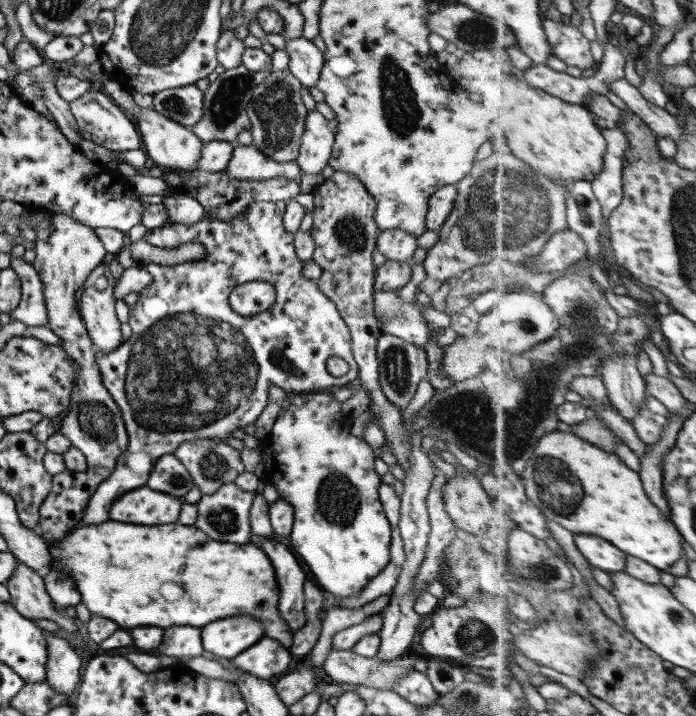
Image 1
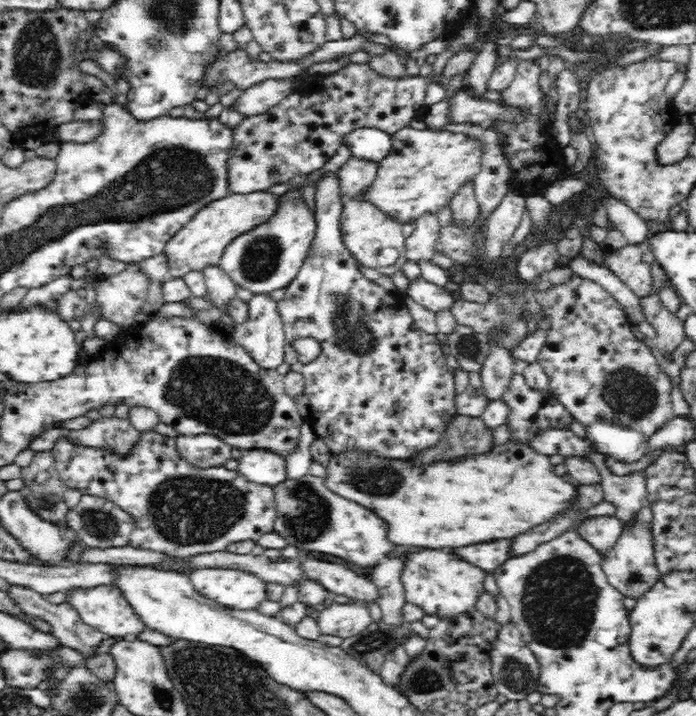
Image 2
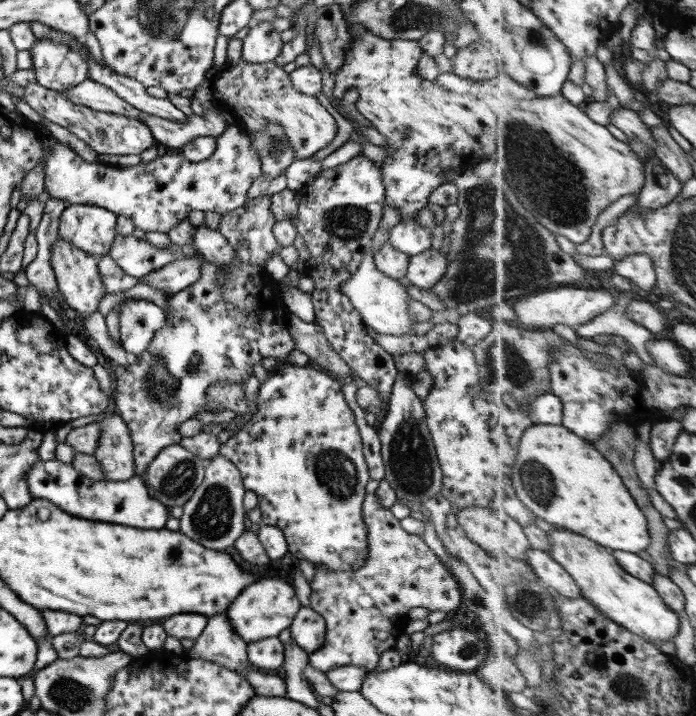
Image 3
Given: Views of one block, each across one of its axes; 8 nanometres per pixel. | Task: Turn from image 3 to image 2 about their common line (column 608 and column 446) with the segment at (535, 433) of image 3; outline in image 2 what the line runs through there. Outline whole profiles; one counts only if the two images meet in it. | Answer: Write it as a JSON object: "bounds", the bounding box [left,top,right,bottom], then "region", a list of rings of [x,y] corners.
{"bounds":[323,439,575,550],"region":[[[509,439],[503,444],[497,444],[488,452],[474,455],[465,455],[464,458],[456,458],[456,460],[438,459],[436,461],[429,462],[428,465],[418,465],[417,460],[404,459],[404,458],[390,458],[378,455],[376,451],[364,450],[364,449],[343,449],[340,453],[332,453],[328,464],[326,464],[326,478],[323,482],[326,482],[326,486],[340,494],[342,498],[350,500],[350,502],[356,502],[368,510],[372,510],[380,520],[384,520],[386,524],[386,530],[384,530],[384,537],[386,541],[391,545],[398,546],[430,546],[436,548],[452,548],[458,550],[461,546],[468,546],[472,544],[478,544],[480,542],[486,542],[486,540],[498,540],[498,538],[512,538],[512,536],[519,535],[522,532],[526,532],[528,528],[536,524],[548,521],[555,513],[562,511],[571,501],[572,494],[574,494],[575,486],[566,482],[562,476],[554,474],[553,466],[549,462],[549,458],[545,455],[537,454],[534,450],[531,450],[526,444]]]}

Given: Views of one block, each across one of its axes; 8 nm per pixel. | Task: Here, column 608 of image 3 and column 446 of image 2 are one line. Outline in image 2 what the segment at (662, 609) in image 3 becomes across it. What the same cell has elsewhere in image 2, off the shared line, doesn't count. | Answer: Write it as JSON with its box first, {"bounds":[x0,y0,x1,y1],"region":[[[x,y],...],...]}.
{"bounds":[400,546,487,617],"region":[[[426,546],[423,550],[405,552],[401,558],[400,581],[404,598],[420,606],[425,614],[438,617],[460,614],[474,606],[477,598],[485,590],[483,581],[487,572],[460,556],[456,549]]]}

